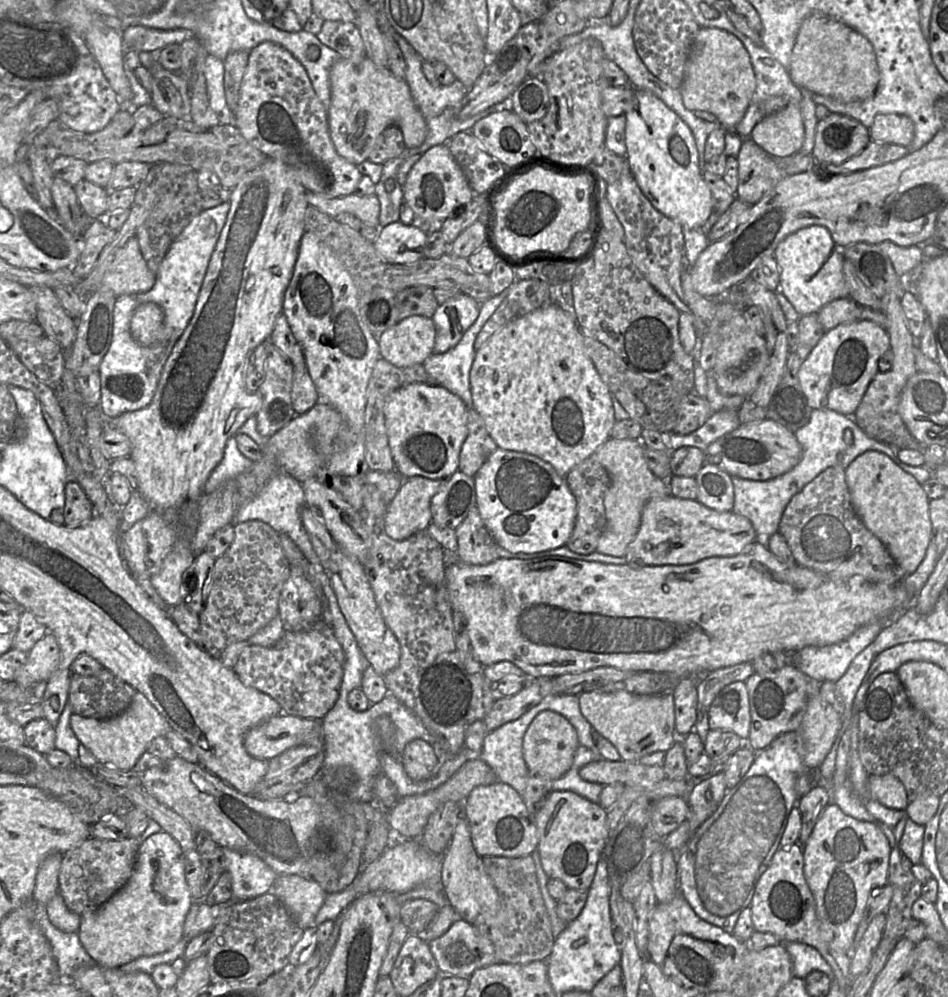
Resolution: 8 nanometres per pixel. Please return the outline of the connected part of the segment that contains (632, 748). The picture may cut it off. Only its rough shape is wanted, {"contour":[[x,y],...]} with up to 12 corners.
{"contour":[[586,691],[579,708],[623,761],[677,740],[672,693]]}

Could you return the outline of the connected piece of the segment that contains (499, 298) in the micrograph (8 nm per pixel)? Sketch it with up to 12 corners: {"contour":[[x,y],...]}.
{"contour":[[509,288],[480,305],[475,322],[448,351],[423,363],[432,385],[473,407],[470,370],[475,339],[508,295]]}

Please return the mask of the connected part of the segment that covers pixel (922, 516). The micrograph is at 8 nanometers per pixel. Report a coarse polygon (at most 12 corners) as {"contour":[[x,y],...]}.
{"contour":[[869,450],[845,470],[865,527],[910,575],[931,542],[923,485]]}

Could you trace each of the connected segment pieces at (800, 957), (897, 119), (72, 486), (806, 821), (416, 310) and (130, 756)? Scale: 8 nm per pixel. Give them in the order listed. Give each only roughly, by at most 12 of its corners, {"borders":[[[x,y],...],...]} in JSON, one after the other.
{"borders":[[[800,942],[783,944],[794,977],[817,970],[834,981],[832,968],[816,948]],[[896,113],[877,115],[873,142],[906,148],[914,138],[912,120]],[[74,479],[65,486],[63,525],[77,528],[96,515]],[[821,785],[798,799],[802,828],[798,843],[810,837],[830,803]],[[415,286],[397,294],[399,322],[432,318],[439,306],[433,289]],[[141,692],[109,719],[73,713],[101,764],[130,771],[172,729]]]}

